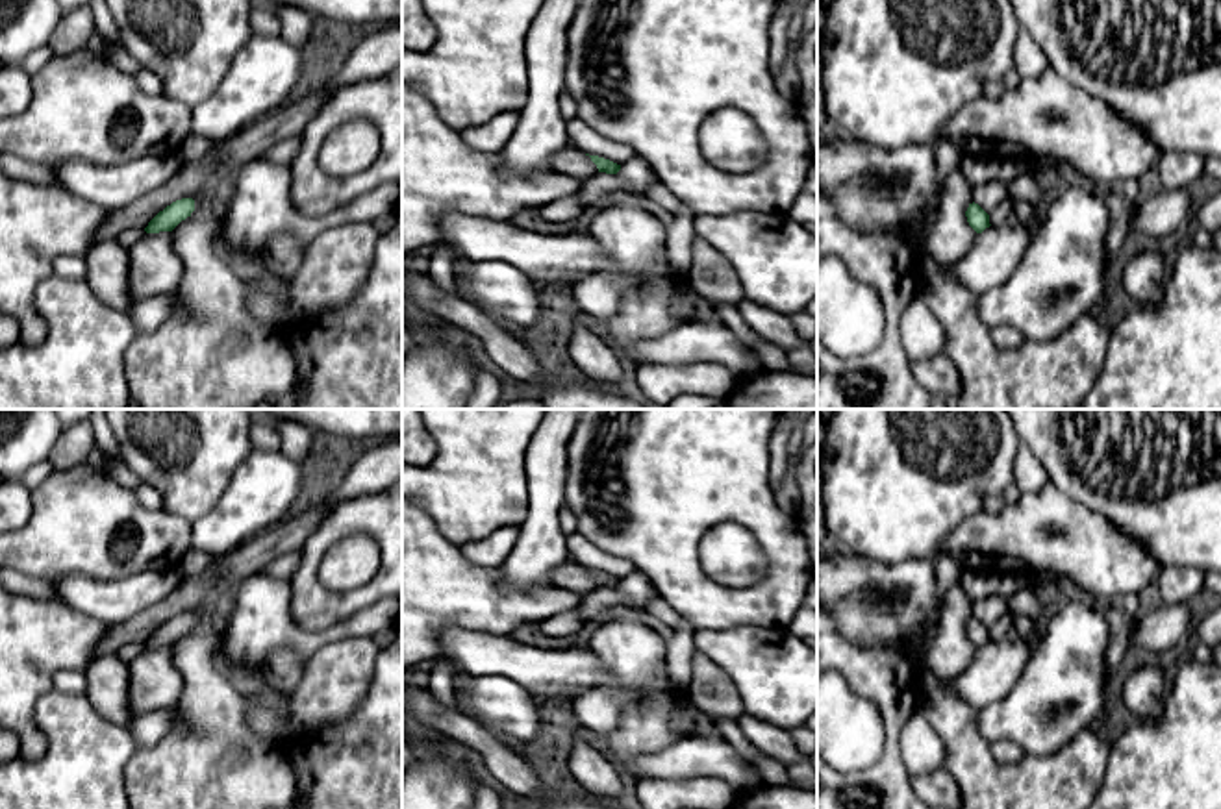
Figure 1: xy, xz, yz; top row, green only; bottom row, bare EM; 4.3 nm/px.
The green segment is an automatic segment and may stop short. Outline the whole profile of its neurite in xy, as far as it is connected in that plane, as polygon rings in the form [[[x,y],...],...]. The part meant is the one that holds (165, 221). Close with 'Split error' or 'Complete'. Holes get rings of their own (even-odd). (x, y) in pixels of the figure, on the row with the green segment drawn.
[[[182,198],[159,211],[145,228],[146,233],[172,231],[182,220],[195,211],[193,198]]]. Complete

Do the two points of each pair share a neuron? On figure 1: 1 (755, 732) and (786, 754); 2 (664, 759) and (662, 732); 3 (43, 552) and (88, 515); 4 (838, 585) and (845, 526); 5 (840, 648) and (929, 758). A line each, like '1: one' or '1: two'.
1: one
2: two
3: one
4: two
5: two

